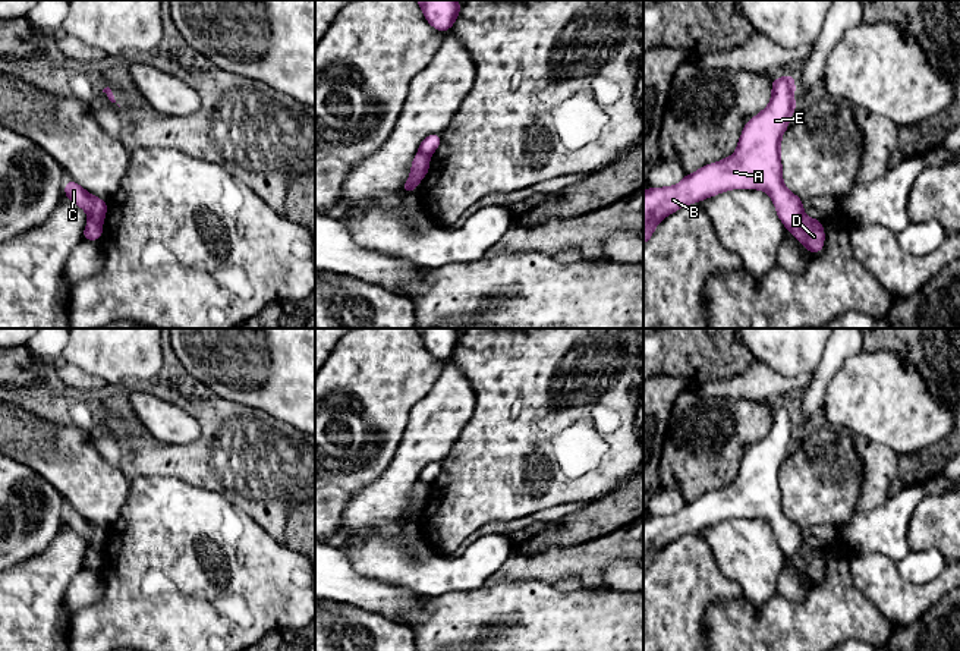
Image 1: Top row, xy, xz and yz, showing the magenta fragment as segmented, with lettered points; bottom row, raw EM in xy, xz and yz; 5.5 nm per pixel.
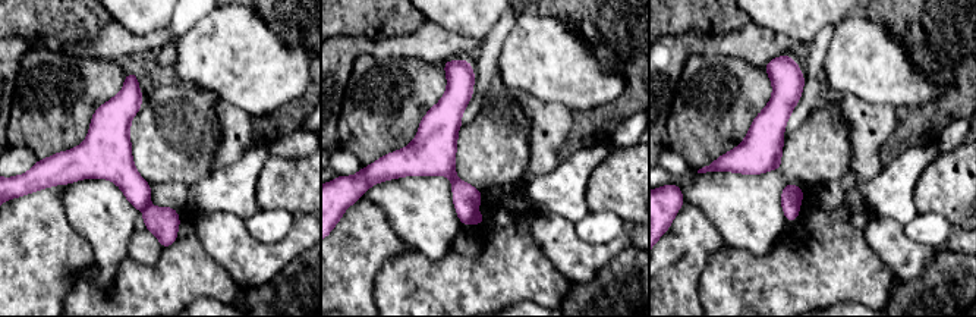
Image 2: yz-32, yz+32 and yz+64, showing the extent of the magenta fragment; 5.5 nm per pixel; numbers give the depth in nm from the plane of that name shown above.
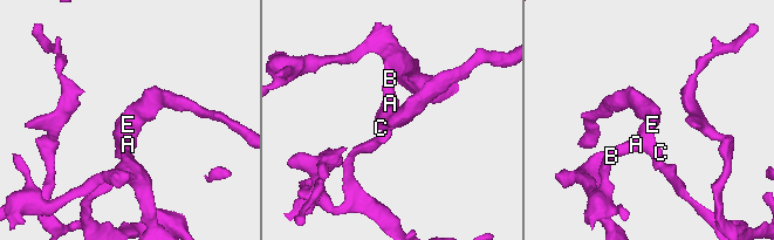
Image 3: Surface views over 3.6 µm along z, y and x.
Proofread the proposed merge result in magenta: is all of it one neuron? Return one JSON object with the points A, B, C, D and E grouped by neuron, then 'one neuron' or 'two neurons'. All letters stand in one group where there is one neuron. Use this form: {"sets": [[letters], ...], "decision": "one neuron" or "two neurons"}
{"sets": [["A", "B", "C", "E"], ["D"]], "decision": "two neurons"}

